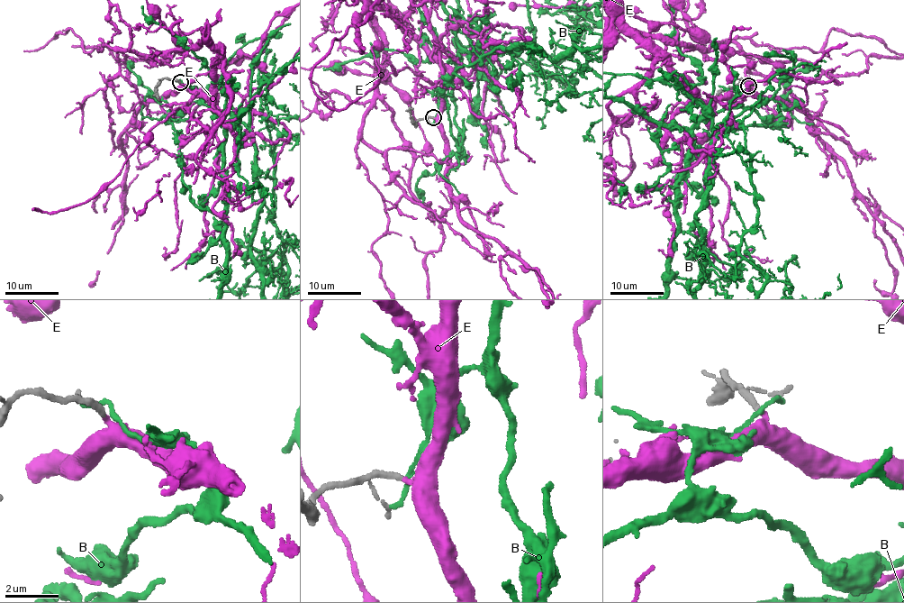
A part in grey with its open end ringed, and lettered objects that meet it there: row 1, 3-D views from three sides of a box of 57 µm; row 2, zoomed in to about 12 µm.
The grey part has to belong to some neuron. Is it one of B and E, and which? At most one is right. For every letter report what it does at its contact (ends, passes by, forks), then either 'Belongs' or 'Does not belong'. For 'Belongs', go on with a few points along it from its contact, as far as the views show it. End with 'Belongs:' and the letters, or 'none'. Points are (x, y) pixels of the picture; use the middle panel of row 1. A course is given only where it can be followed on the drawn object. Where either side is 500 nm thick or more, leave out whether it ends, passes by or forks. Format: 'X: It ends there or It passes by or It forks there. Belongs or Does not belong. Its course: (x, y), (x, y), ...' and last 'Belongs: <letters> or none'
B: It ends there. Does not belong
E: It ends there. Belongs
Belongs: E

